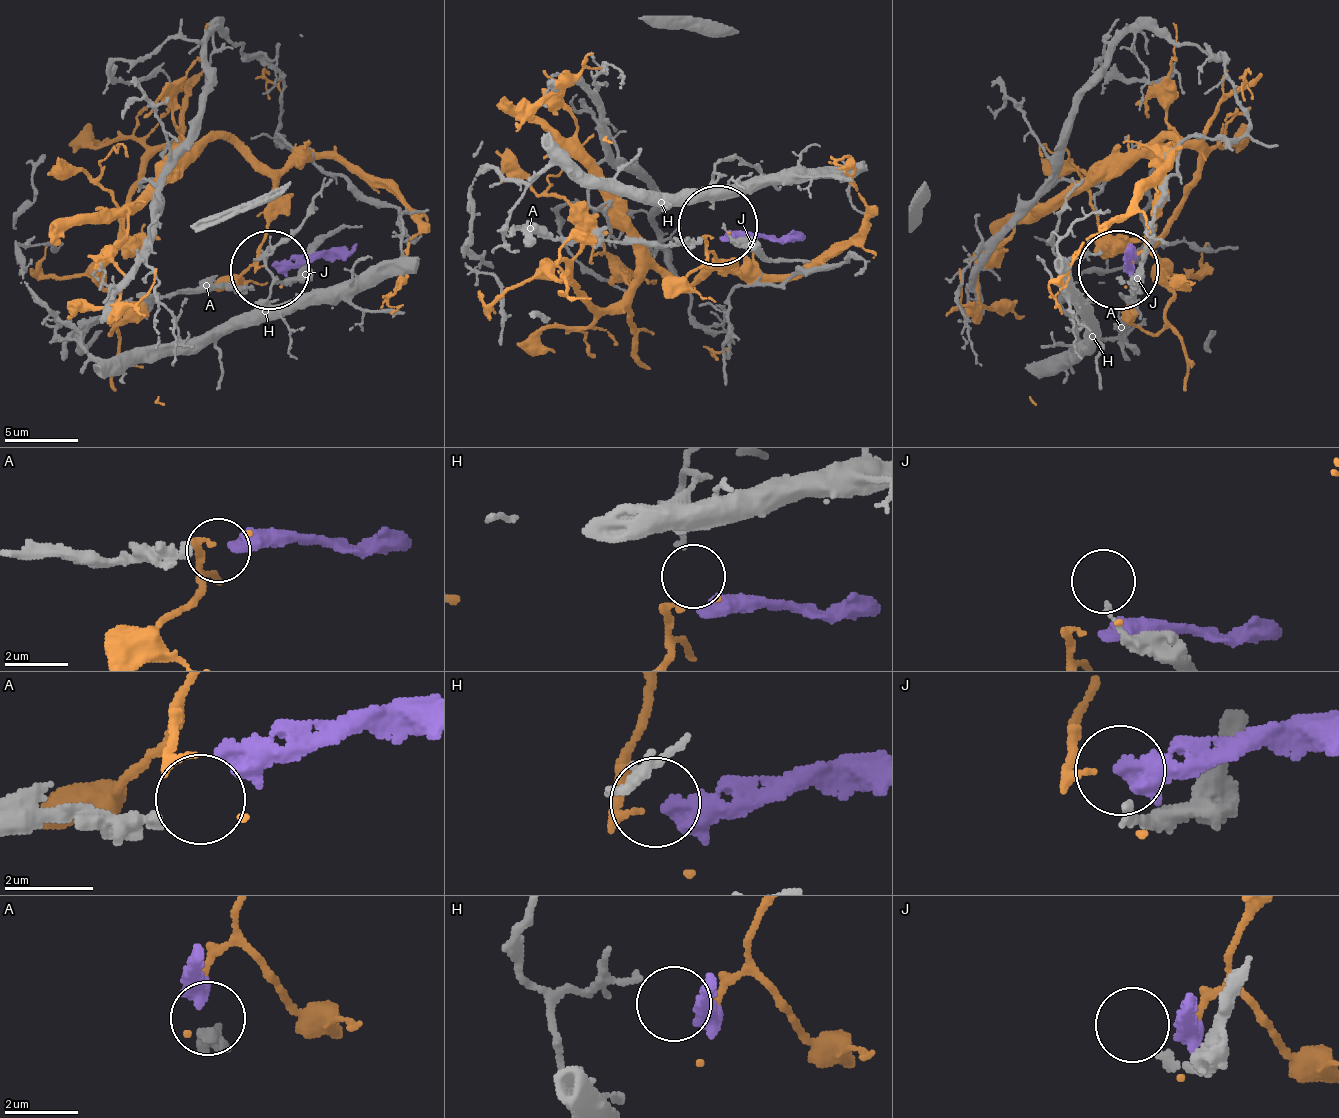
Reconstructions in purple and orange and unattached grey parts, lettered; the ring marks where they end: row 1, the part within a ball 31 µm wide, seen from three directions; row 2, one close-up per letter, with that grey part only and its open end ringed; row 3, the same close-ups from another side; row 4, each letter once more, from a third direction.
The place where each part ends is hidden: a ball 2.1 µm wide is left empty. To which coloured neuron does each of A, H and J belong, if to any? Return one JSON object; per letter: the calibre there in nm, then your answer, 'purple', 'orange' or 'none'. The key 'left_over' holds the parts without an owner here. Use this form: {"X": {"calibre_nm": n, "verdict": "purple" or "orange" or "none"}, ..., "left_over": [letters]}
{"A": {"calibre_nm": 380, "verdict": "purple"}, "H": {"calibre_nm": 130, "verdict": "none"}, "J": {"calibre_nm": 200, "verdict": "none"}, "left_over": ["H", "J"]}

